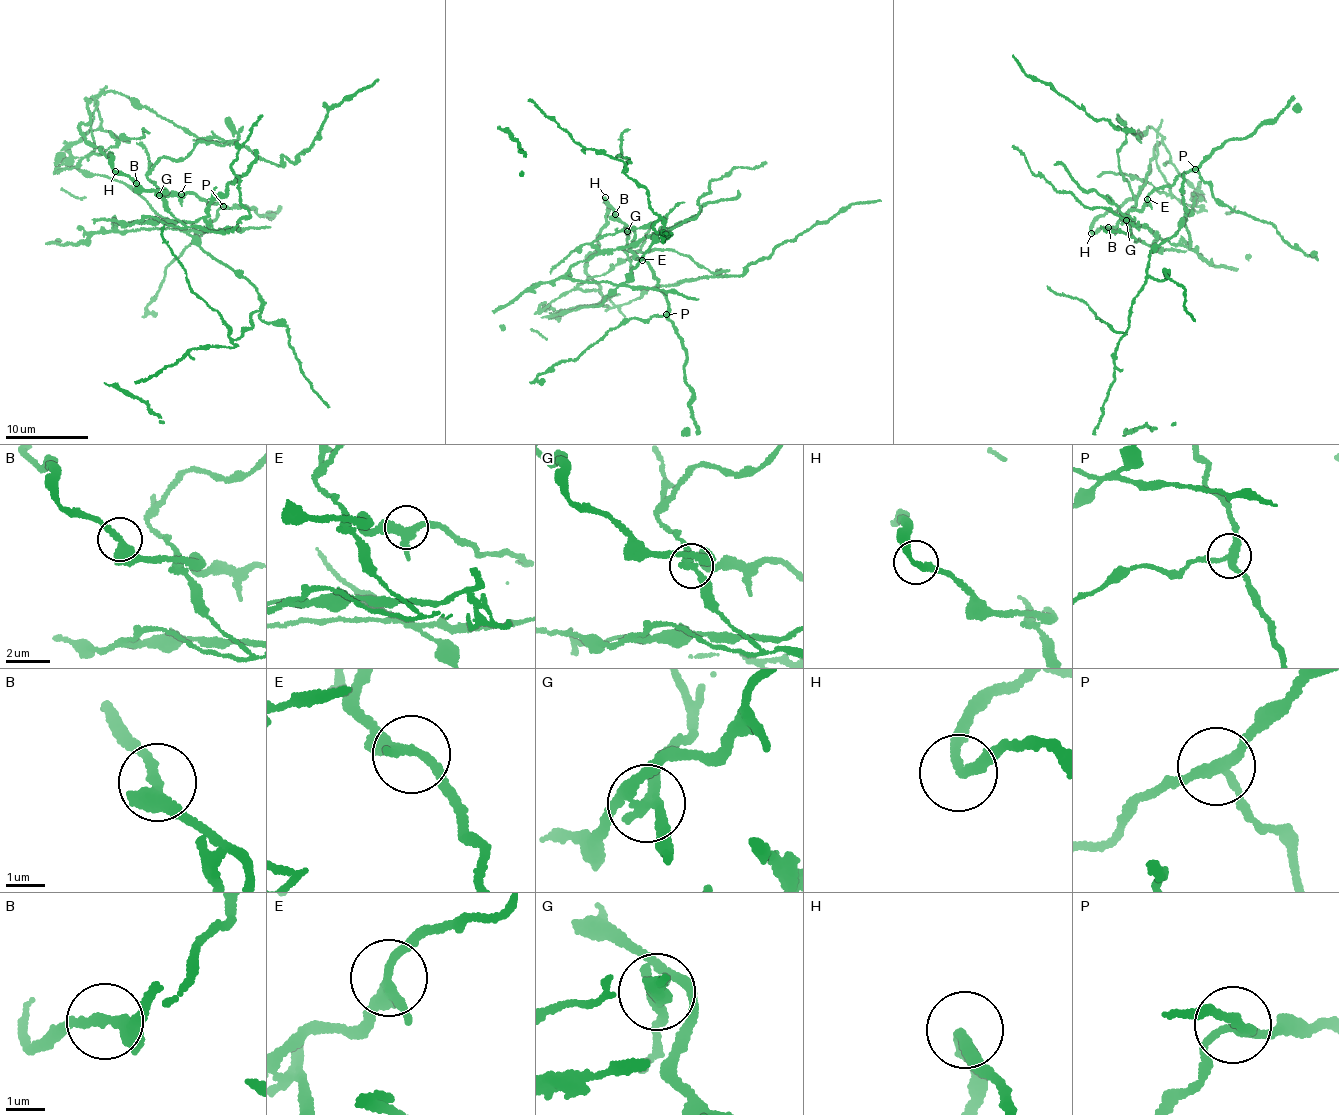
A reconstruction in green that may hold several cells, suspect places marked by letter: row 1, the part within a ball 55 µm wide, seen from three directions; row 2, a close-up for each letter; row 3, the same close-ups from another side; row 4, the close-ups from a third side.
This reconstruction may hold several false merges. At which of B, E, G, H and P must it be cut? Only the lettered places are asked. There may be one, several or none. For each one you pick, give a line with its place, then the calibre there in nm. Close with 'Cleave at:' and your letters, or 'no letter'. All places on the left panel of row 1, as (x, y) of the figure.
G: (159, 195) | 260 nm
P: (223, 206) | 240 nm
Cleave at: G, P

